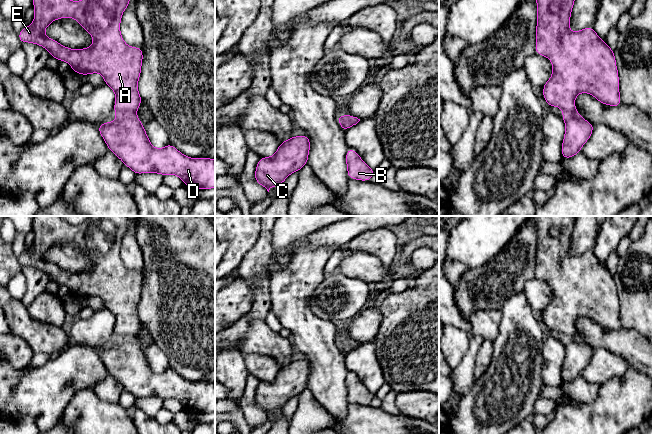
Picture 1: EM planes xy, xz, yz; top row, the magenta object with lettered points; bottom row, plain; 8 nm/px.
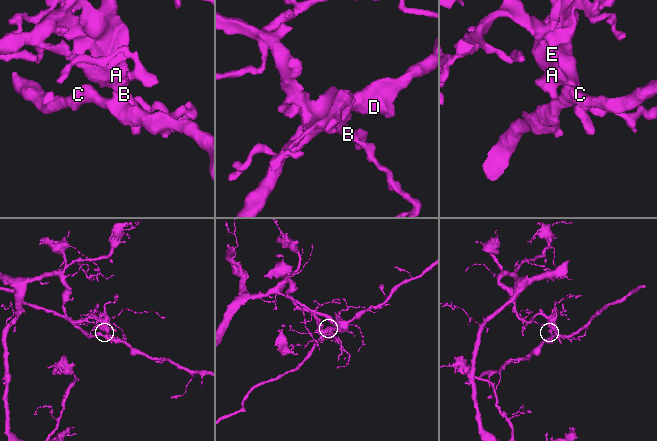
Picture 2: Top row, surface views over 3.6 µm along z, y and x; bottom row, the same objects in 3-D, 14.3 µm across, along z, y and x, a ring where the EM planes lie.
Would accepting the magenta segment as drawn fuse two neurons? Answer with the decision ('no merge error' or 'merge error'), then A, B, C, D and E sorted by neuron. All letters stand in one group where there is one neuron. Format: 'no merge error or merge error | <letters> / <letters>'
merge error | A B E / C D

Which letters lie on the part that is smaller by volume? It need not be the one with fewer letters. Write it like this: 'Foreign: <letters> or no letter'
Foreign: C, D

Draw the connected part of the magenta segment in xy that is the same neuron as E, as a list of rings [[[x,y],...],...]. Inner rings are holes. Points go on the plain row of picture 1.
[[[34,216],[33,246],[25,250],[17,259],[21,267],[33,267],[47,273],[52,282],[67,286],[73,296],[82,300],[99,297],[104,307],[115,317],[114,330],[120,335],[137,335],[142,326],[137,308],[141,299],[143,275],[139,271],[128,270],[120,256],[121,242],[129,231],[130,216],[91,216],[80,225],[71,225],[60,216]],[[68,241],[75,243],[93,262],[90,272],[74,274],[62,270],[58,265],[47,261],[44,254],[52,245]]]

